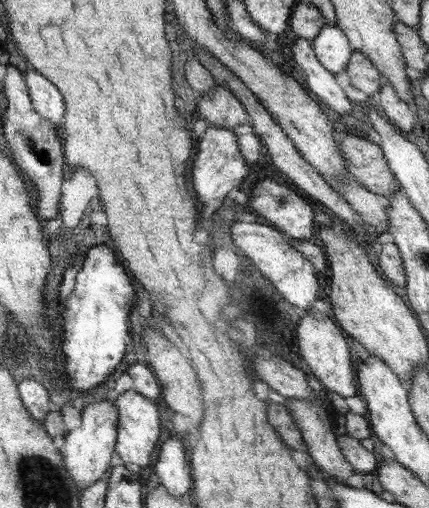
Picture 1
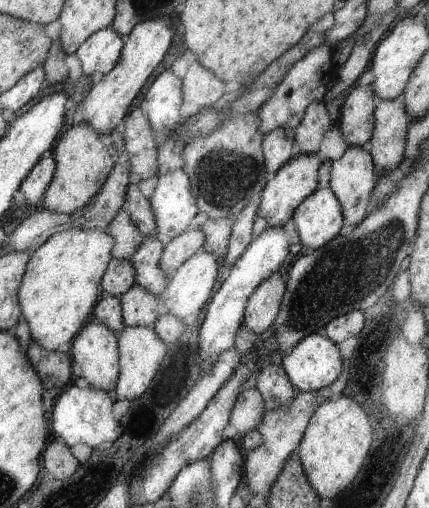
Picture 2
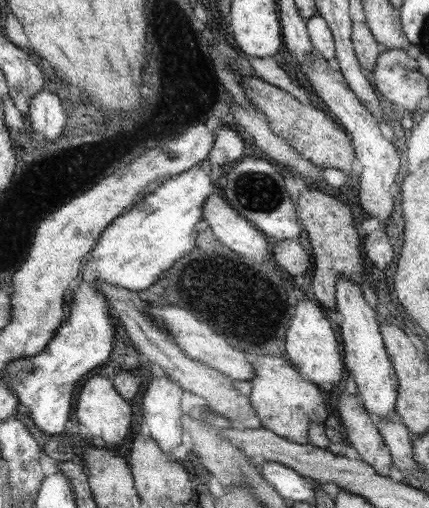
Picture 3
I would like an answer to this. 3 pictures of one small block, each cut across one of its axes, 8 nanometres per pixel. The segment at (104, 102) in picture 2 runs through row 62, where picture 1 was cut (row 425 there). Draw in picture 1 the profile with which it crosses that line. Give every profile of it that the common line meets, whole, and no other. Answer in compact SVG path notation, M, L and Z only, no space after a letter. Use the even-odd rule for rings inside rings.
M126 390L116 398L119 413L118 436L115 451L124 462L136 468L148 466L154 460L154 450L158 446L158 436L160 436L160 418L158 418L158 408L156 404L150 402L139 392Z

